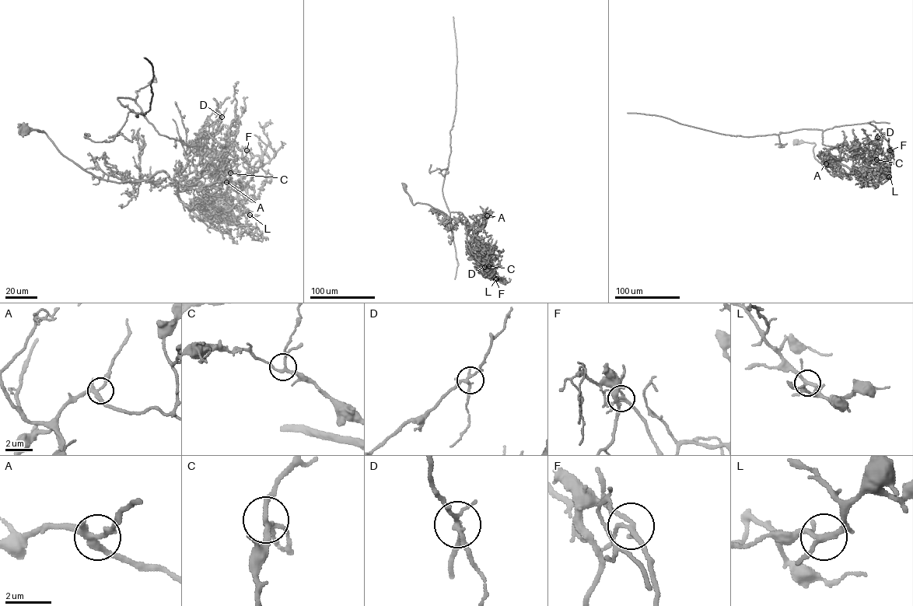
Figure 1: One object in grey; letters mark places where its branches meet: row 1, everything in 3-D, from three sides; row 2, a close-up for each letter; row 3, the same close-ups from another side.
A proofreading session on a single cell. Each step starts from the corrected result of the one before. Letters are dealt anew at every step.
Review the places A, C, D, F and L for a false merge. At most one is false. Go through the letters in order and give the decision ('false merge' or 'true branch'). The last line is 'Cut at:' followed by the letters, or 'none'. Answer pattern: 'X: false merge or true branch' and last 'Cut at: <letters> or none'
A: true branch
C: true branch
D: true branch
F: false merge
L: true branch
Cut at: F

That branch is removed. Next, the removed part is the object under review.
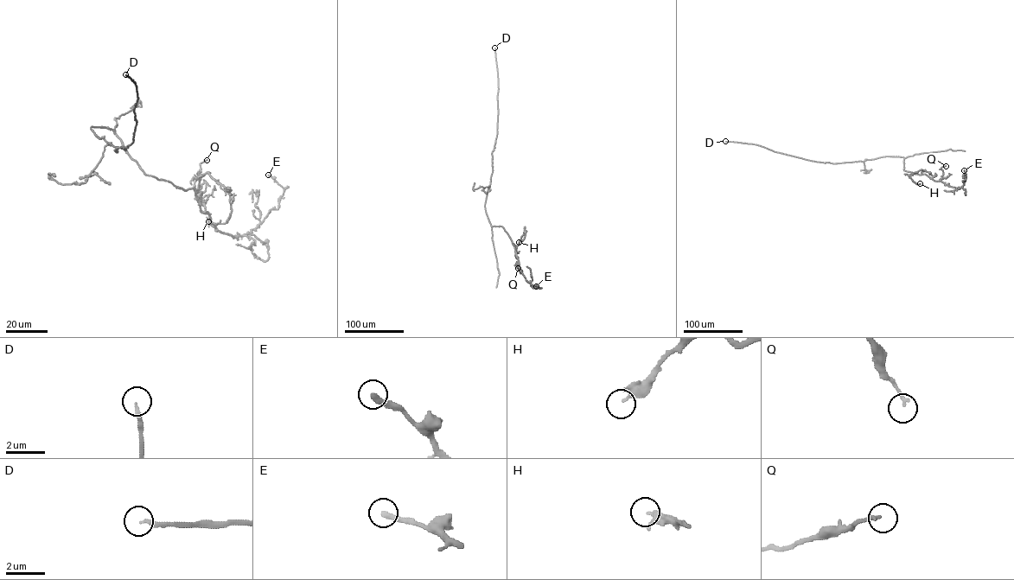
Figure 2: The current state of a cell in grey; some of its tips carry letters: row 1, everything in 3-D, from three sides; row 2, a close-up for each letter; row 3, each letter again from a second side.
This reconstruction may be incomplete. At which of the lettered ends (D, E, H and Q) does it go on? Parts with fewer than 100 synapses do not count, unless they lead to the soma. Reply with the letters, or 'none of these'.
D

